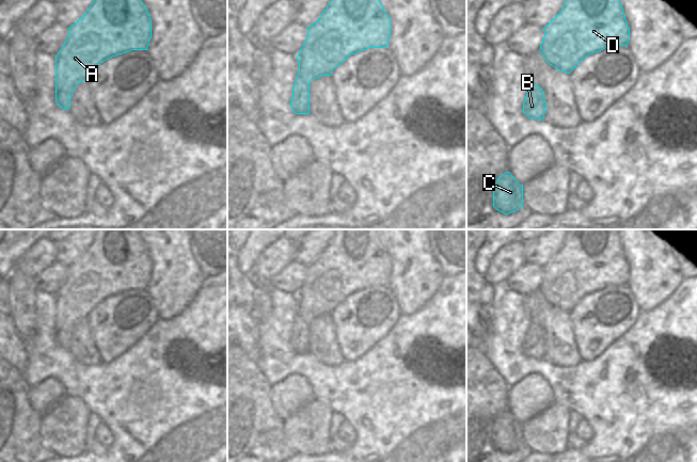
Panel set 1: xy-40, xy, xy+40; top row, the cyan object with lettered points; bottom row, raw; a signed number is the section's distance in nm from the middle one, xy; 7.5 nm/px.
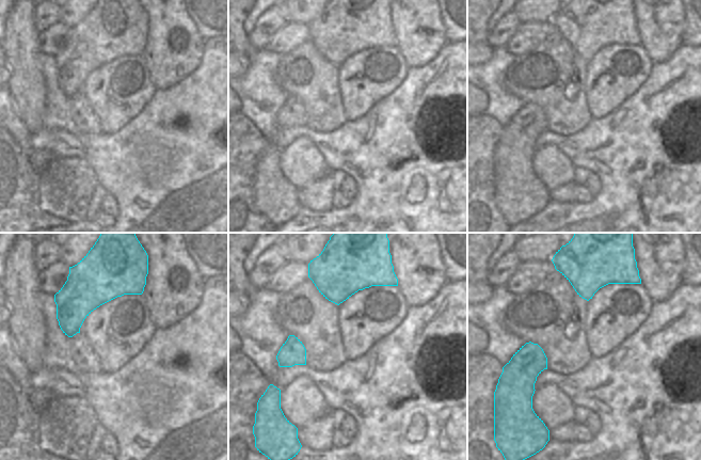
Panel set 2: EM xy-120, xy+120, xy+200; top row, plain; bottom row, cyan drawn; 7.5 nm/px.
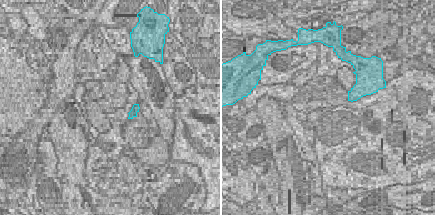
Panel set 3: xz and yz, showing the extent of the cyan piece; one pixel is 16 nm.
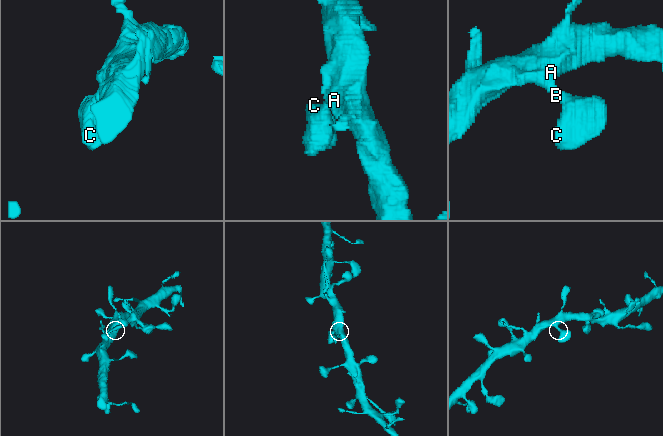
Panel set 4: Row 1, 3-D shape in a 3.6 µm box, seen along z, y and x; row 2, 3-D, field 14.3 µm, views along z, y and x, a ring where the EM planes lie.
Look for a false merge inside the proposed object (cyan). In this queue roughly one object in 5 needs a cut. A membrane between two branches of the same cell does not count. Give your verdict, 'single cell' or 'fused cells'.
single cell

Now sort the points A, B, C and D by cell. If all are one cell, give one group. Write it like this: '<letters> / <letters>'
A B C D

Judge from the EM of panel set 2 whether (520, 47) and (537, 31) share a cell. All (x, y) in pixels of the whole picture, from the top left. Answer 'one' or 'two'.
one

